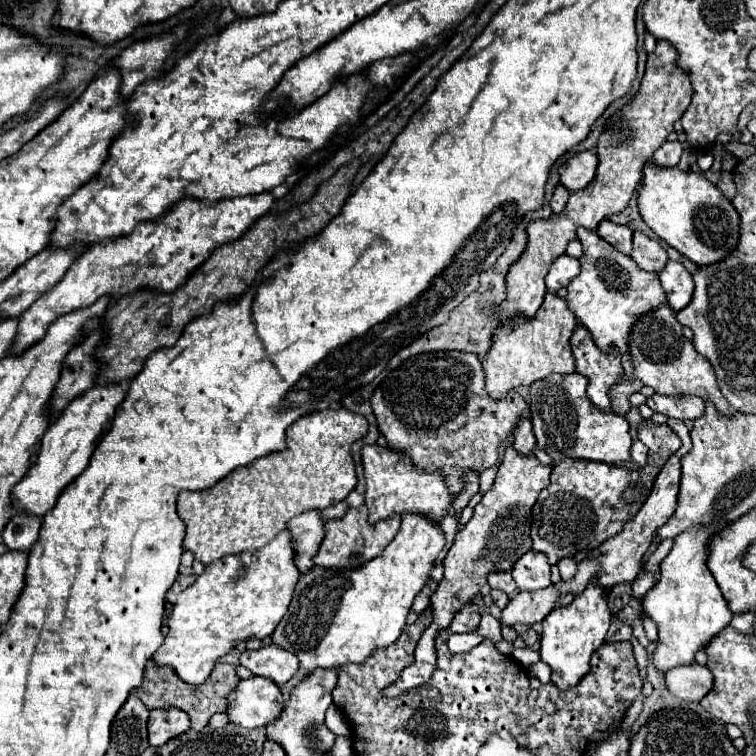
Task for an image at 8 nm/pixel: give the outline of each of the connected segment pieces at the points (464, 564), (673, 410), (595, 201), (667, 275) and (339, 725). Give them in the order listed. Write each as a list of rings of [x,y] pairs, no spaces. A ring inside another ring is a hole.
[[[511,446],[505,450],[503,462],[499,466],[495,484],[483,494],[481,502],[473,510],[473,518],[457,532],[455,542],[451,550],[447,552],[443,560],[445,576],[439,582],[437,590],[431,596],[431,626],[423,632],[417,648],[415,648],[415,660],[411,666],[403,668],[397,682],[387,686],[383,690],[385,698],[397,698],[405,694],[411,688],[417,688],[425,684],[437,666],[437,650],[435,650],[435,636],[451,626],[455,612],[459,612],[465,604],[469,604],[475,596],[479,596],[481,588],[487,584],[487,576],[493,572],[507,572],[513,570],[515,562],[531,550],[529,540],[529,526],[531,526],[531,508],[539,496],[539,492],[547,486],[551,474],[551,466],[539,464],[535,456],[523,458],[519,456]],[[499,530],[509,530],[503,534],[511,534],[511,538],[505,538],[509,546],[505,546],[497,536]]]
[[[653,394],[651,398],[647,398],[647,406],[653,412],[661,412],[661,414],[665,414],[669,418],[677,418],[677,420],[697,420],[705,412],[705,402],[695,396],[671,398],[671,396]]]
[[[659,40],[655,52],[647,58],[647,70],[641,80],[639,94],[625,108],[621,108],[617,114],[609,118],[605,132],[599,136],[599,166],[595,180],[587,188],[573,192],[561,214],[553,214],[547,220],[535,220],[527,226],[527,246],[519,260],[513,262],[507,272],[505,300],[493,310],[497,328],[515,316],[535,316],[547,294],[545,276],[549,272],[549,266],[555,260],[555,256],[561,256],[567,250],[567,244],[577,238],[577,228],[583,226],[587,230],[595,230],[601,220],[627,208],[633,192],[643,180],[645,164],[651,162],[653,152],[667,142],[667,136],[673,132],[673,124],[683,116],[683,112],[691,104],[691,82],[687,74],[675,66],[675,58],[677,50],[673,50],[669,42]]]
[[[667,262],[667,266],[659,272],[661,286],[667,294],[669,306],[679,312],[683,306],[687,306],[693,300],[693,278],[685,270],[681,262]]]
[[[333,704],[329,710],[327,710],[325,724],[327,724],[327,728],[329,728],[333,734],[337,734],[337,736],[349,736],[349,734],[351,734],[349,724],[345,724],[345,722],[343,722],[341,712],[339,712],[339,708],[337,708],[335,704]]]

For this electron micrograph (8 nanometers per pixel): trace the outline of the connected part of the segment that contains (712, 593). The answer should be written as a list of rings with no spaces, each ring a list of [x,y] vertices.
[[[699,528],[687,530],[675,538],[671,552],[661,562],[661,578],[659,582],[641,598],[645,614],[657,624],[659,640],[657,648],[651,656],[655,668],[659,672],[667,672],[673,666],[695,664],[697,650],[709,646],[709,642],[729,626],[733,614],[723,598],[715,578],[711,576],[705,558],[705,546],[709,536],[715,534],[715,528]]]

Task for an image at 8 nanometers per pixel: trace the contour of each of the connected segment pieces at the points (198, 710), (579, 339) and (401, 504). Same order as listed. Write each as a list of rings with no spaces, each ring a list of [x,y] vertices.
[[[147,660],[145,664],[145,674],[143,674],[143,684],[133,692],[149,710],[153,708],[167,708],[167,706],[177,706],[183,712],[189,714],[191,718],[191,728],[193,730],[203,730],[209,722],[209,718],[217,712],[227,712],[227,696],[237,688],[239,676],[237,676],[237,666],[235,664],[223,664],[217,662],[209,678],[199,684],[187,684],[177,678],[177,674],[169,666],[159,666],[153,660]]]
[[[577,326],[569,342],[575,356],[575,370],[589,380],[589,400],[603,412],[615,412],[611,404],[611,388],[617,386],[617,382],[623,378],[619,350],[603,354],[591,342],[591,336],[583,326]]]
[[[377,444],[365,446],[361,450],[363,456],[363,470],[367,480],[365,492],[365,506],[369,510],[369,522],[375,524],[379,520],[387,520],[395,514],[421,514],[433,524],[441,524],[447,516],[447,508],[451,506],[453,492],[449,490],[445,476],[441,472],[421,472],[417,470],[411,460],[403,452],[393,452],[389,448],[379,448]]]

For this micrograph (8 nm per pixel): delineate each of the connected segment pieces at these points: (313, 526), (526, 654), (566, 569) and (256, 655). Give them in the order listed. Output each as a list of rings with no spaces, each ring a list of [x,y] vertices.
[[[347,500],[337,502],[333,506],[327,506],[325,510],[311,510],[303,512],[289,520],[289,528],[293,530],[293,548],[295,548],[295,566],[299,572],[307,572],[313,566],[313,556],[317,554],[317,548],[323,540],[323,526],[329,520],[343,518],[349,504]]]
[[[515,648],[512,657],[519,664],[526,667],[540,660],[539,651],[533,651],[530,648]]]
[[[563,558],[563,560],[557,564],[563,582],[571,582],[571,580],[573,580],[573,576],[575,576],[575,572],[577,572],[577,564],[579,564],[579,562],[577,562],[575,558]]]
[[[267,644],[259,650],[245,650],[241,654],[241,666],[249,668],[255,676],[269,678],[279,686],[283,686],[297,674],[299,660],[285,648],[277,644]]]

